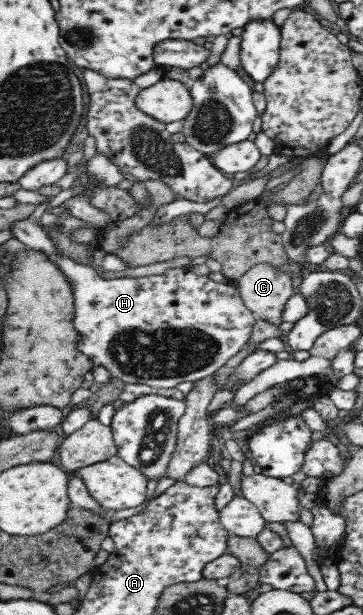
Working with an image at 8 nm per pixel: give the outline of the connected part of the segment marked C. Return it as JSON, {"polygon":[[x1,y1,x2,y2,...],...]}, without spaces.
{"polygon":[[259,262,237,279,239,290,245,307,249,308,257,318,279,324,285,302,294,296,293,275,279,270,267,262]]}

